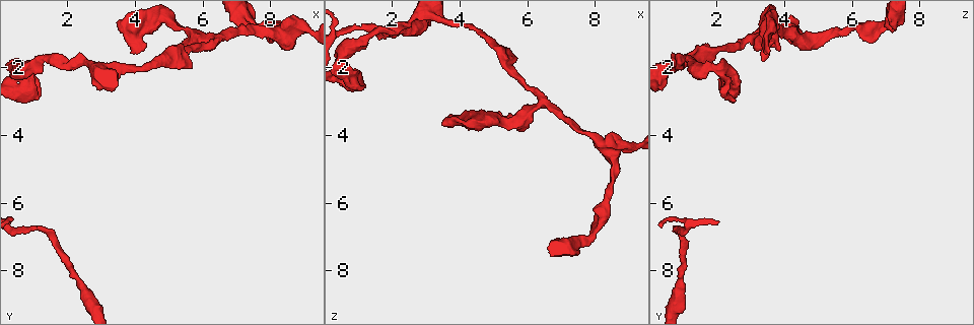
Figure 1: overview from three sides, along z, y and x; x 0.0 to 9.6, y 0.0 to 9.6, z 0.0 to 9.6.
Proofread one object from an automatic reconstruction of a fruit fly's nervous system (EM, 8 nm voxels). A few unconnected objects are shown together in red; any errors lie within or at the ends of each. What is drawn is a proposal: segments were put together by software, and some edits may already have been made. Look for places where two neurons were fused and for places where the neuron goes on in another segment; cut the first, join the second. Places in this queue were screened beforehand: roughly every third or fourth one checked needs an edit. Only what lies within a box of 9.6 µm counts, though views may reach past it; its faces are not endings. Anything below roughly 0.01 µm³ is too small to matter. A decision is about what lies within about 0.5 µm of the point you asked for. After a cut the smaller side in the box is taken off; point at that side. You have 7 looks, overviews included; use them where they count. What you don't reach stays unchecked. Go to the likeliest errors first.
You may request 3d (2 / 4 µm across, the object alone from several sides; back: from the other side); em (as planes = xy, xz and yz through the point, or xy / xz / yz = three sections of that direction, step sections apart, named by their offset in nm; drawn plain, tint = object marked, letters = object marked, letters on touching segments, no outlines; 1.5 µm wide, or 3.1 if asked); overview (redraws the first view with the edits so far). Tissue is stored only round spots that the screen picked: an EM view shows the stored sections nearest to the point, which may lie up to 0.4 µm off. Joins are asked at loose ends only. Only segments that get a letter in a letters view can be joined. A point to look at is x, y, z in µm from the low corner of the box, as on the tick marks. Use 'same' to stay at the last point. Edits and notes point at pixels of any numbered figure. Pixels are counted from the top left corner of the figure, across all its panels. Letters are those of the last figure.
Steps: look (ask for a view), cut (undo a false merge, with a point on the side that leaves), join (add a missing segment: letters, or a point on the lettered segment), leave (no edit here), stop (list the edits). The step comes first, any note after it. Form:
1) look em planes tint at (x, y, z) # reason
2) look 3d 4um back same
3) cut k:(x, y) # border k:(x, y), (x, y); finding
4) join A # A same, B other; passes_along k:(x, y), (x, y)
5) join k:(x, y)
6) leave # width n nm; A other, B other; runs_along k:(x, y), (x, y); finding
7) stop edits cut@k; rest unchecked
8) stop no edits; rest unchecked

look em xz step 4 tint at (8.20, 1.00, 4.25)

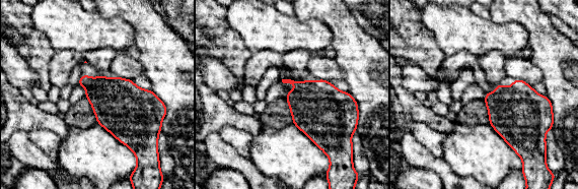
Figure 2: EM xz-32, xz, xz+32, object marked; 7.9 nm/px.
look em planes letters same

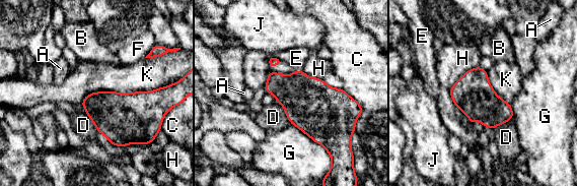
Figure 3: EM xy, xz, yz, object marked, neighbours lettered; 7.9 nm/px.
leave # A other, B other, C other, D other, E other, F other, G other, H other, J other, K other; border 3:(478, 66), (469, 69), (448, 89); all the same neuron

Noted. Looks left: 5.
look em planes tint at (2.45, 1.85, 0.65)

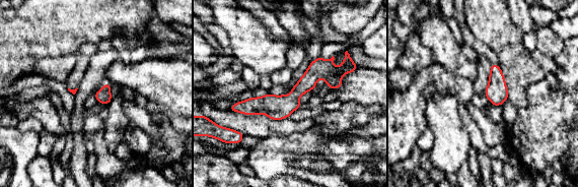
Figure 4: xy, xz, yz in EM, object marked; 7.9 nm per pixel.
look em planes letters same

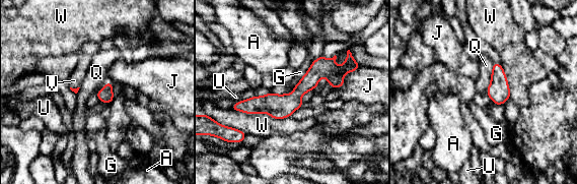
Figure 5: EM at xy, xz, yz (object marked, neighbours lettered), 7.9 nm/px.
leave # A other, G other, J other, Q other, U other, V other, W other; runs_along 5:(346, 70), (319, 70), (285, 105), (235, 107); all the same neuron

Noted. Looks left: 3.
look em xz step 8 tint at (7.45, 0.70, 7.20)

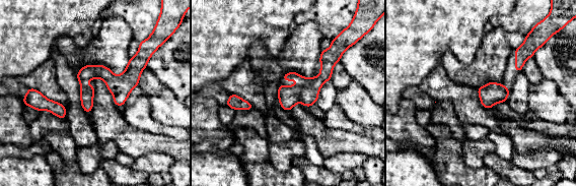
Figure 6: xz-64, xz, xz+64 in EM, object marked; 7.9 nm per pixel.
look em planes letters same # another direction

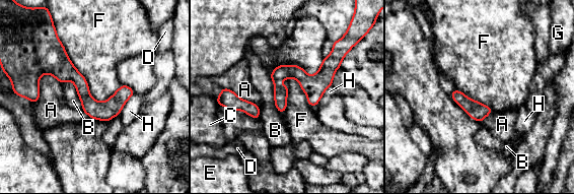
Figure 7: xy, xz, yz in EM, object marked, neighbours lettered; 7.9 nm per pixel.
leave # A other, B other, C other, D other, E other, F other, G other, H other; runs_along 7:(14, 85), (61, 68), (94, 106), (130, 92); all the same neuron

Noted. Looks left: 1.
stop no edits; rest unchecked

